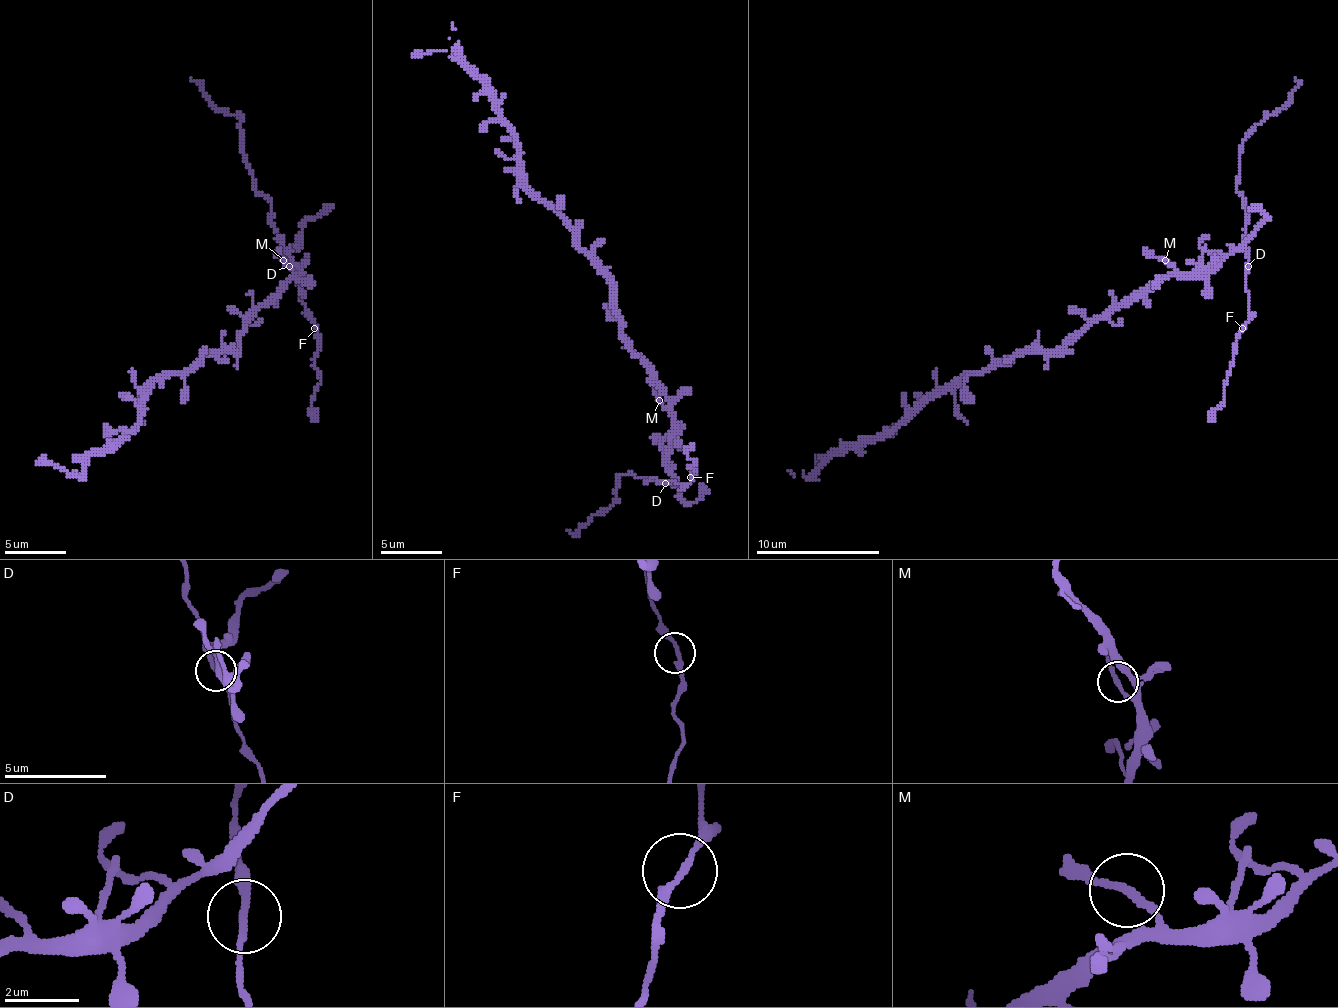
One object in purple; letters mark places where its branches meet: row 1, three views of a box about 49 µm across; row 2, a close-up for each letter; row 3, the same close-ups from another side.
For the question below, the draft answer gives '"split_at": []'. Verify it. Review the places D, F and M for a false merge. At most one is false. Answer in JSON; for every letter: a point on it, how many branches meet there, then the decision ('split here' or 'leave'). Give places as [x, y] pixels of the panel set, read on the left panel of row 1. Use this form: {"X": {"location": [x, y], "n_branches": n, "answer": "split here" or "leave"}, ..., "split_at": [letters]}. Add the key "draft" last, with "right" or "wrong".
{"D": {"location": [289, 266], "n_branches": 2, "answer": "leave"}, "F": {"location": [314, 328], "n_branches": 2, "answer": "leave"}, "M": {"location": [283, 260], "n_branches": 2, "answer": "leave"}, "split_at": [], "draft": "right"}

